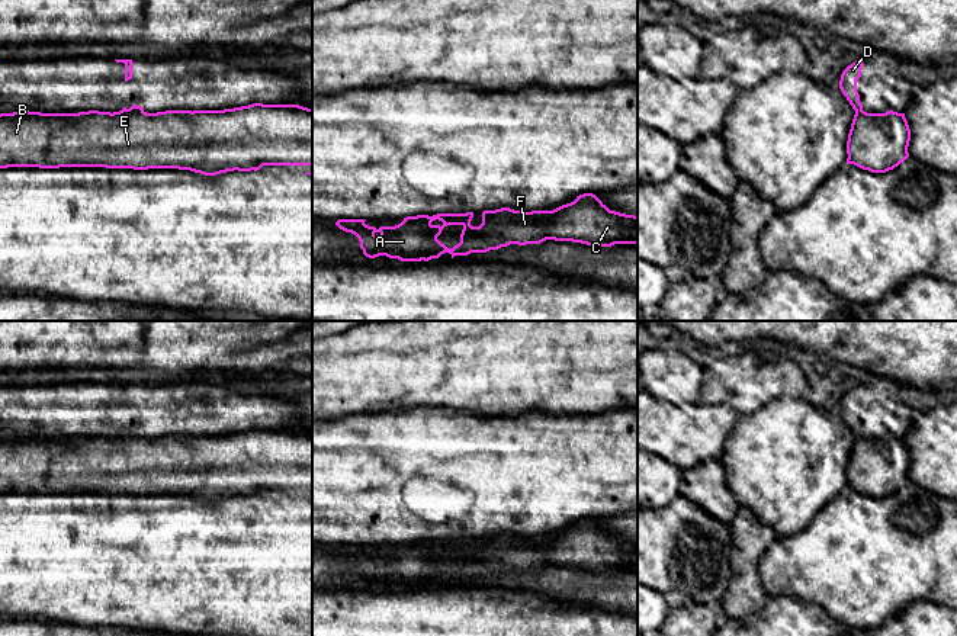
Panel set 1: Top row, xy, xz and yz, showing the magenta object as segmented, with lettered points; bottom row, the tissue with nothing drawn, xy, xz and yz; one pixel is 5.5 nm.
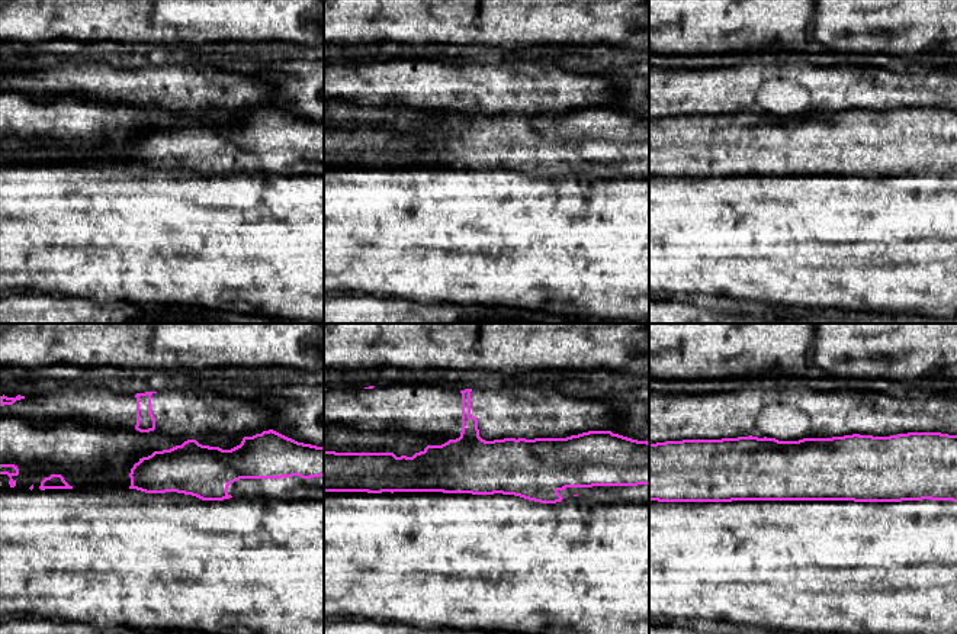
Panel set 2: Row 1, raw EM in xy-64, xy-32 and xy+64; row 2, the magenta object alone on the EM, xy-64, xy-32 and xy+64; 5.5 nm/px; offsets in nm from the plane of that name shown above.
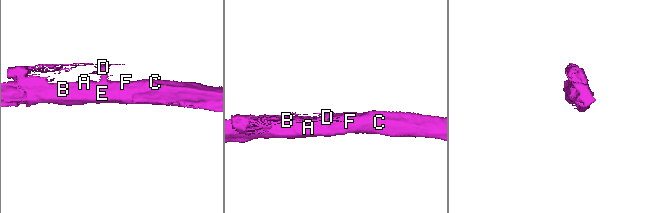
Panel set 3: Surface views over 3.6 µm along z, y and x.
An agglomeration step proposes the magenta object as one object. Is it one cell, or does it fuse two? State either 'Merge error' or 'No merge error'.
Merge error

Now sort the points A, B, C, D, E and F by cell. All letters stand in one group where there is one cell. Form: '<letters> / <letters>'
A B C E F / D

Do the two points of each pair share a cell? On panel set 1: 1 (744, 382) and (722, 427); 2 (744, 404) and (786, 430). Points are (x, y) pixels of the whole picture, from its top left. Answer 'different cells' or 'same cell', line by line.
1: different cells
2: different cells

